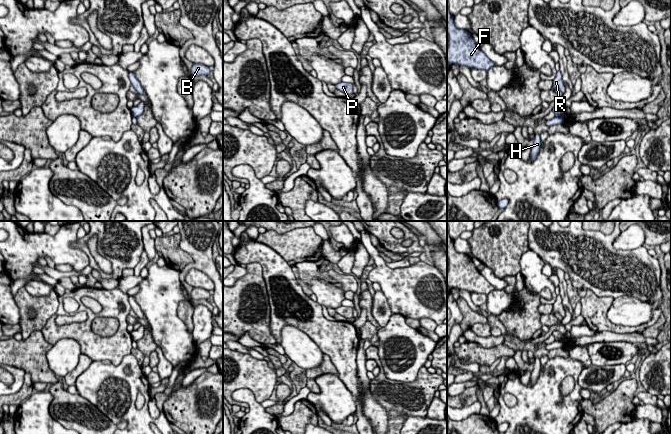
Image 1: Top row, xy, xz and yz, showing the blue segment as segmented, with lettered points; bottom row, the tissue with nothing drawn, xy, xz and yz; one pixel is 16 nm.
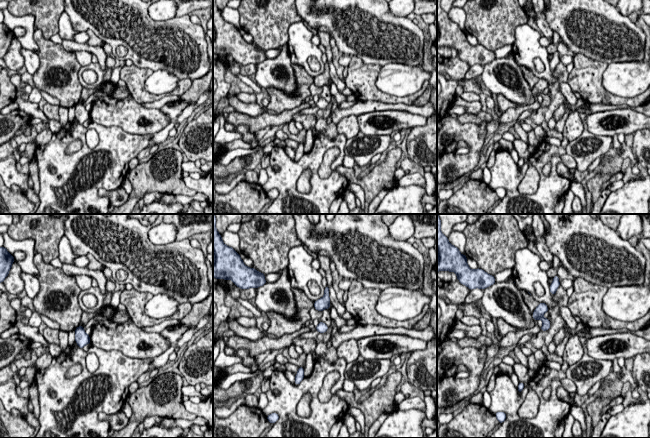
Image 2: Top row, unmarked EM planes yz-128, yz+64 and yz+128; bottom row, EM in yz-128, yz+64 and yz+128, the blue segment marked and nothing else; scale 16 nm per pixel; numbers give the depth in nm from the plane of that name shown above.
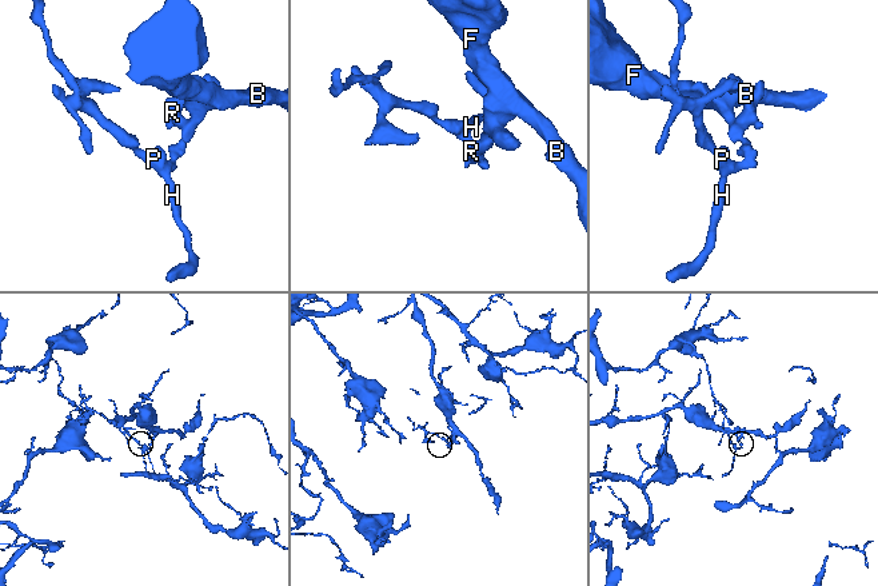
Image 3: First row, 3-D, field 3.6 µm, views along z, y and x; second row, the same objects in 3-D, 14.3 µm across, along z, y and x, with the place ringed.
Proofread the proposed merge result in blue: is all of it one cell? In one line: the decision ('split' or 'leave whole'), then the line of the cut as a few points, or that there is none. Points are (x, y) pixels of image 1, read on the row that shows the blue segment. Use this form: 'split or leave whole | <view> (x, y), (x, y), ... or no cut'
split | yz (555, 116), (562, 117)

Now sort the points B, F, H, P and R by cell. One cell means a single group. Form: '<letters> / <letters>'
B F R / H P

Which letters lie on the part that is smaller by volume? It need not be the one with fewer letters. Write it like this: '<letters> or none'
H, P

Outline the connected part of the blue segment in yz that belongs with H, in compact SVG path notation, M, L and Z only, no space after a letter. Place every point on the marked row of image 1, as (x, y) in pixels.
M536 133L534 137L533 147L531 148L530 154L531 161L534 161L536 159L536 156L538 155L540 150L540 145L541 145L540 134Z

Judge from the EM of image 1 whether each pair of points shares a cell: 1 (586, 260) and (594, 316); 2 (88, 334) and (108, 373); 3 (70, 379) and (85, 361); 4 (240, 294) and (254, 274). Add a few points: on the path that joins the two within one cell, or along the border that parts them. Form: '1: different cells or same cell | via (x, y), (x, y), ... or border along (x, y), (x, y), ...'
1: different cells | border along (587, 289), (598, 296), (612, 298)
2: different cells | border along (125, 355), (117, 365), (108, 360), (92, 360)
3: same cell | via (73, 375), (82, 365)
4: same cell | via (245, 289), (254, 279)

